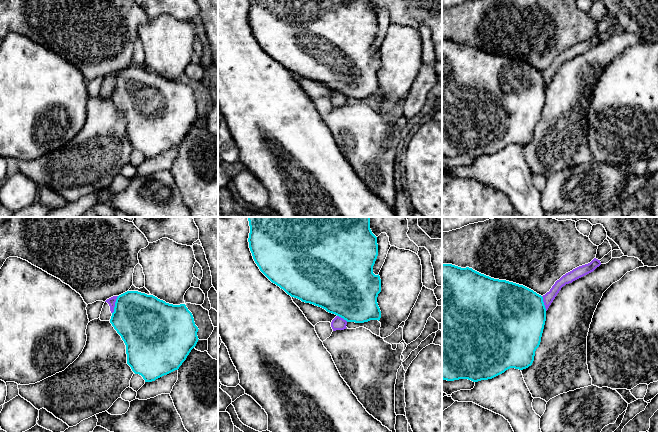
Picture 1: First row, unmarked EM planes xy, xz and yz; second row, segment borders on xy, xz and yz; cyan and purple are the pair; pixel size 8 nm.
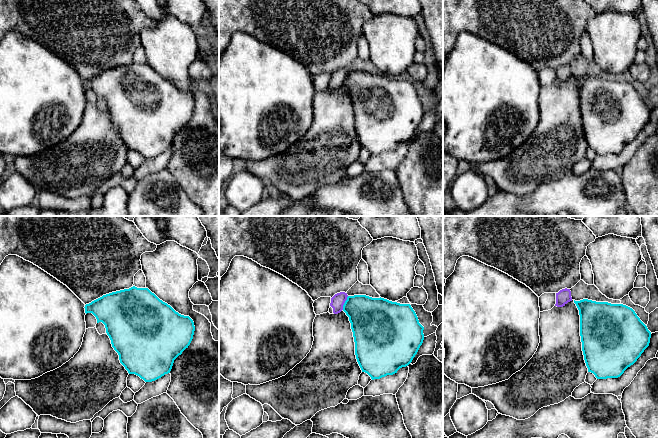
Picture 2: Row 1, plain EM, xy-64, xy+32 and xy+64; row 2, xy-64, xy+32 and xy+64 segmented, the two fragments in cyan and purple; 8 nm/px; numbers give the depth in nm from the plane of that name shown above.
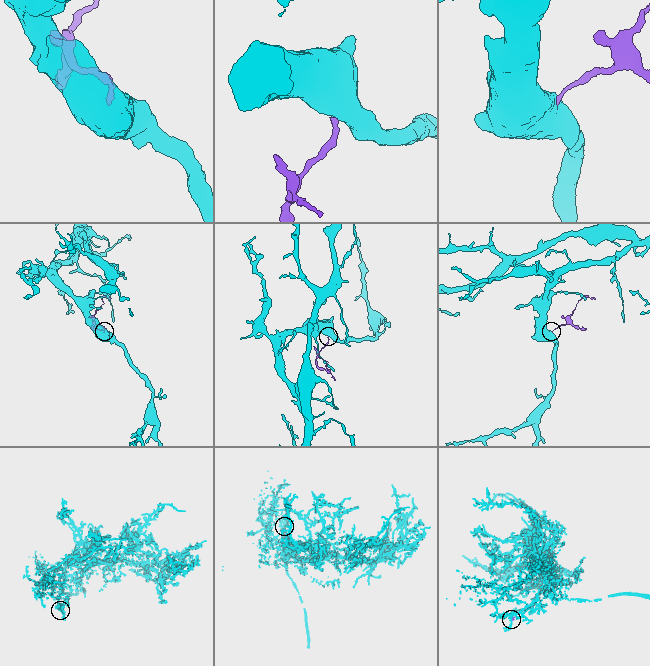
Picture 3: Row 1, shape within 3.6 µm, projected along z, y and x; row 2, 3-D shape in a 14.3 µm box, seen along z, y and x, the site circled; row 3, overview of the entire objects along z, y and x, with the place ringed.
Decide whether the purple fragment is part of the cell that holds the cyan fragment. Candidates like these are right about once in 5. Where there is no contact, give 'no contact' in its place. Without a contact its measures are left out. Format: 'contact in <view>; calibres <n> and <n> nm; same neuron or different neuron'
contact in xy; calibres 420 and 70 nm; different neuron

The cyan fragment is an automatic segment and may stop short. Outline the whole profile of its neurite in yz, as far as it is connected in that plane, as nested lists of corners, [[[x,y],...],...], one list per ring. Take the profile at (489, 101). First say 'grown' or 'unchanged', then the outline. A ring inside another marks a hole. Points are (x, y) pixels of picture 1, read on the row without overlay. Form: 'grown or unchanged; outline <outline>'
unchanged; outline [[[442,40],[442,155],[454,157],[468,155],[473,158],[492,155],[510,144],[523,146],[532,141],[535,127],[539,123],[546,97],[543,73],[533,66],[506,56],[494,55],[472,44],[461,44],[452,40]]]

